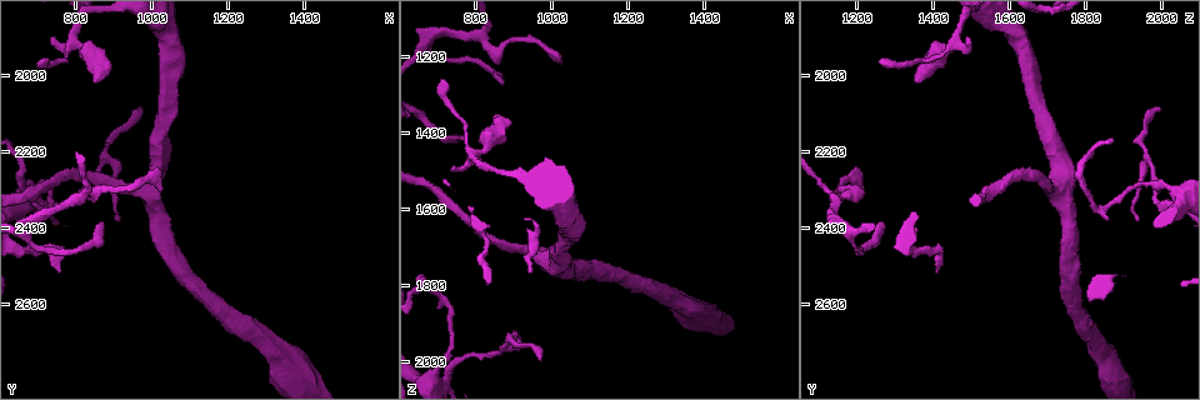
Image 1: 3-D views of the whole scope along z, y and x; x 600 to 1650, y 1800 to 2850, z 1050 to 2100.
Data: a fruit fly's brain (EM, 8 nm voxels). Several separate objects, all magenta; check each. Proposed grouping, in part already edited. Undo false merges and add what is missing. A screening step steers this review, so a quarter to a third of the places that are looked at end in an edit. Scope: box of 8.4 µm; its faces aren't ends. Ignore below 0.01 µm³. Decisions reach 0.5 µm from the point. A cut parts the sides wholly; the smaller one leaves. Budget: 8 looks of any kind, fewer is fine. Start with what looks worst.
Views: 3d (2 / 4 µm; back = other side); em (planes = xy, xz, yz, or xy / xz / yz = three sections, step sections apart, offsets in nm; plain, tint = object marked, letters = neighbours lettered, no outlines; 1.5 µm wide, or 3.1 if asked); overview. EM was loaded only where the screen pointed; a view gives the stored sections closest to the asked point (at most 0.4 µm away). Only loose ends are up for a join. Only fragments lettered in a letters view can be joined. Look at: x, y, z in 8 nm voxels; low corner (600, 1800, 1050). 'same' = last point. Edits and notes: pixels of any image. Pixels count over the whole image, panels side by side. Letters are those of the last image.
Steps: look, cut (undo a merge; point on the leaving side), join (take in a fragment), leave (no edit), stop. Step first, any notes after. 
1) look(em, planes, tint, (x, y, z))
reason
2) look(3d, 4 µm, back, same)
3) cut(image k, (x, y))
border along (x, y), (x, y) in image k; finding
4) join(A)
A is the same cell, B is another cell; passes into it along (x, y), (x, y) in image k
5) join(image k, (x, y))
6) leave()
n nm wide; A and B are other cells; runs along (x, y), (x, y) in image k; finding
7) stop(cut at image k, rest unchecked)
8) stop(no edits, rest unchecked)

look(em, xz, step 4, tint, (900, 2380, 1935))
tapers out

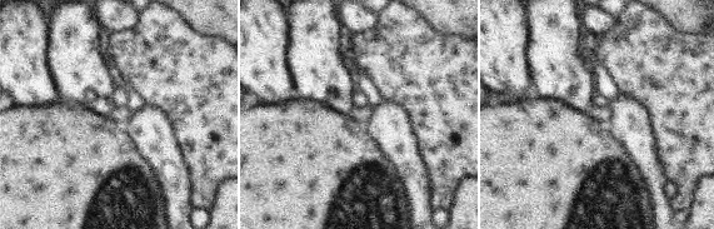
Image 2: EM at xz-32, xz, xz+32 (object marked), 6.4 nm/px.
look(em, xy, step 8, letters, same)

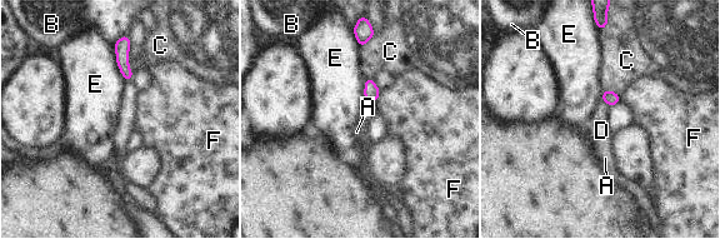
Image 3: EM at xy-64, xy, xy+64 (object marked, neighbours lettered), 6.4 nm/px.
leave()
A, B, C, D, E and F are other cells; border along (114, 45), (116, 64), (125, 80) in image 3; none of them fits

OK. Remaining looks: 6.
look(3d, 4 µm, (965, 2080, 1995))
branch stops here

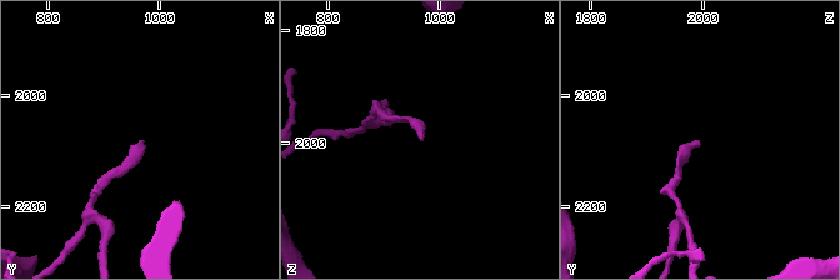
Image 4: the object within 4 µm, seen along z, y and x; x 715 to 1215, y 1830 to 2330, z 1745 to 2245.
look(em, planes, letters, (970, 2090, 1995))
need the tissue

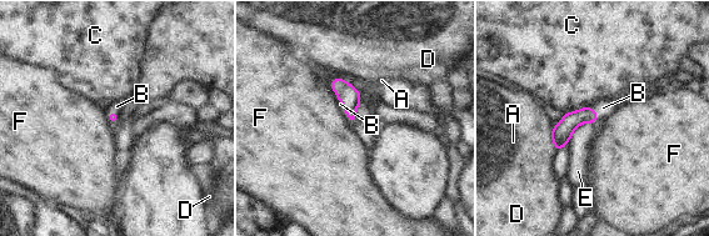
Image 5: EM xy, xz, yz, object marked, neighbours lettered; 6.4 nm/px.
join(B)
E touches over 200 nm; B is the same cell, A, C, D, E and F are other cells; it goes on there

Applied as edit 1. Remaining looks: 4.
stop(join at image 5, rest unchecked)

